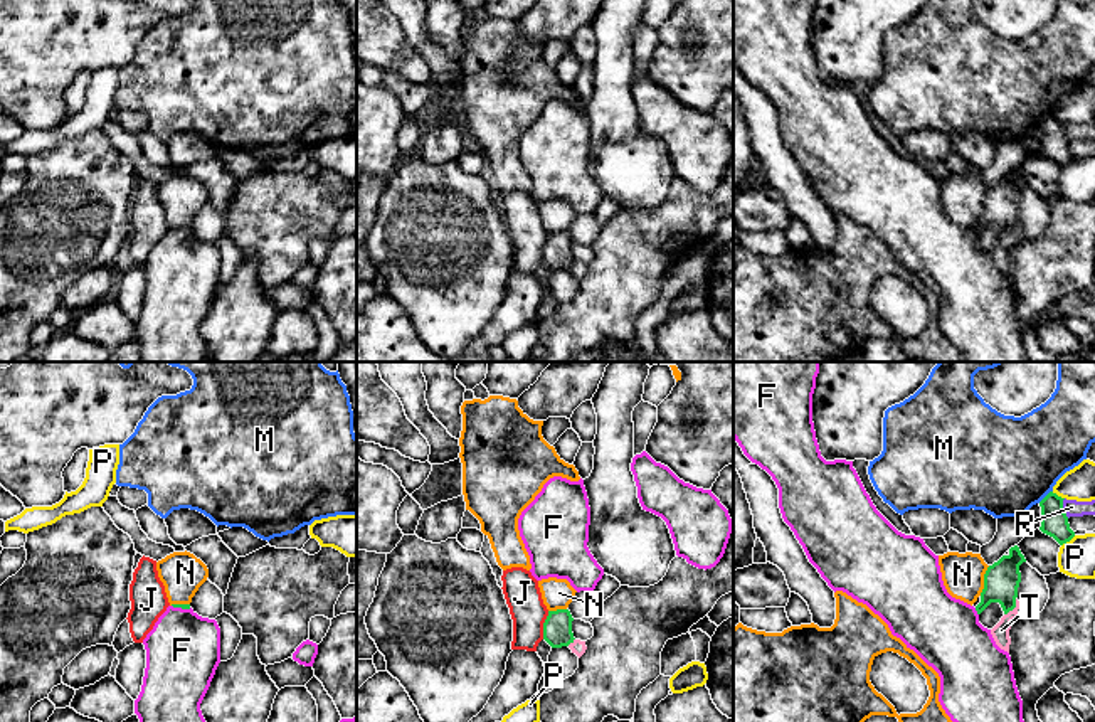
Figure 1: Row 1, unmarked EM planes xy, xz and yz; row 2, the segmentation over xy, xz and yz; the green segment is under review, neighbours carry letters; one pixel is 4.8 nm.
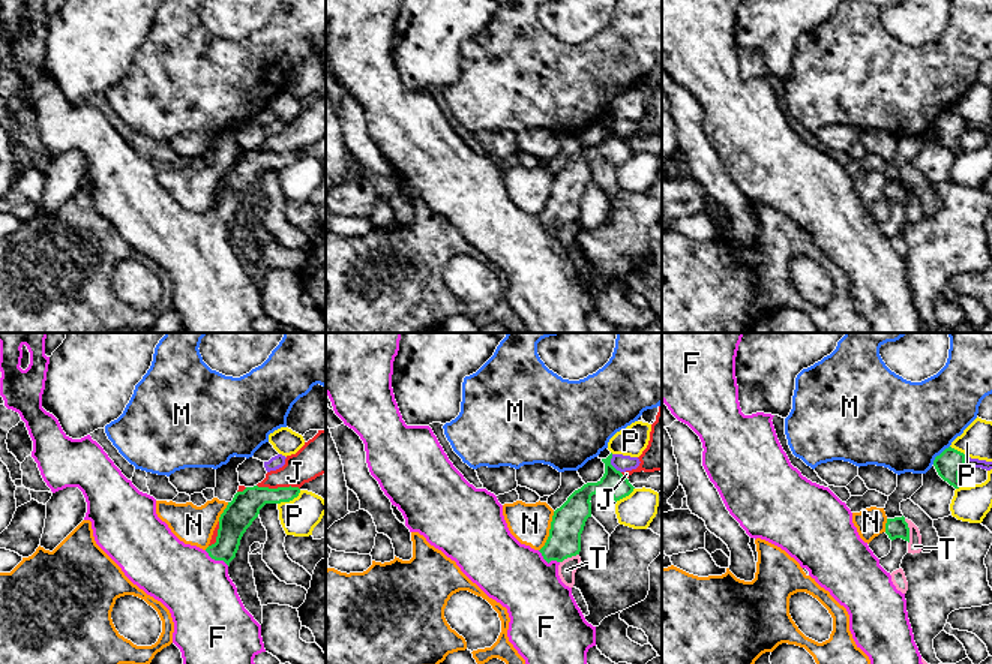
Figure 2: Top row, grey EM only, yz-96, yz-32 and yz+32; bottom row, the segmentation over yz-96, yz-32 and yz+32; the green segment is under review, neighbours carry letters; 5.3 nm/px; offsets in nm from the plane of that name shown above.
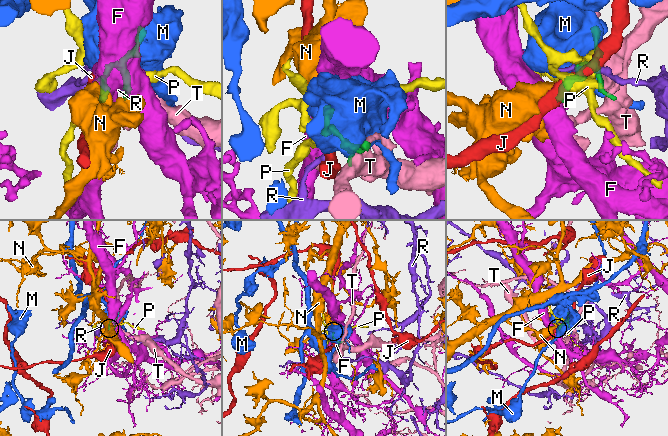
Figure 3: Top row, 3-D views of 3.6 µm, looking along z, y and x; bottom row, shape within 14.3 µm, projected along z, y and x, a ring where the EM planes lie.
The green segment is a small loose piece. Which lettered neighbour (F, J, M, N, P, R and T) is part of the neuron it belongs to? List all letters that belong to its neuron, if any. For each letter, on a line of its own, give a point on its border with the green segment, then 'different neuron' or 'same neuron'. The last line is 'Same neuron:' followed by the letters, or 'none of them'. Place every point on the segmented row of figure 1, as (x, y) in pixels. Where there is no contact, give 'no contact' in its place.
F: yz (976, 610) | same neuron
J: xz (544, 625) | different neuron
M: yz (1047, 495) | different neuron
N: yz (984, 581) | different neuron
P: yz (1068, 541) | different neuron
R: yz (1062, 509) | different neuron
T: yz (1013, 608) | different neuron
Same neuron: F

